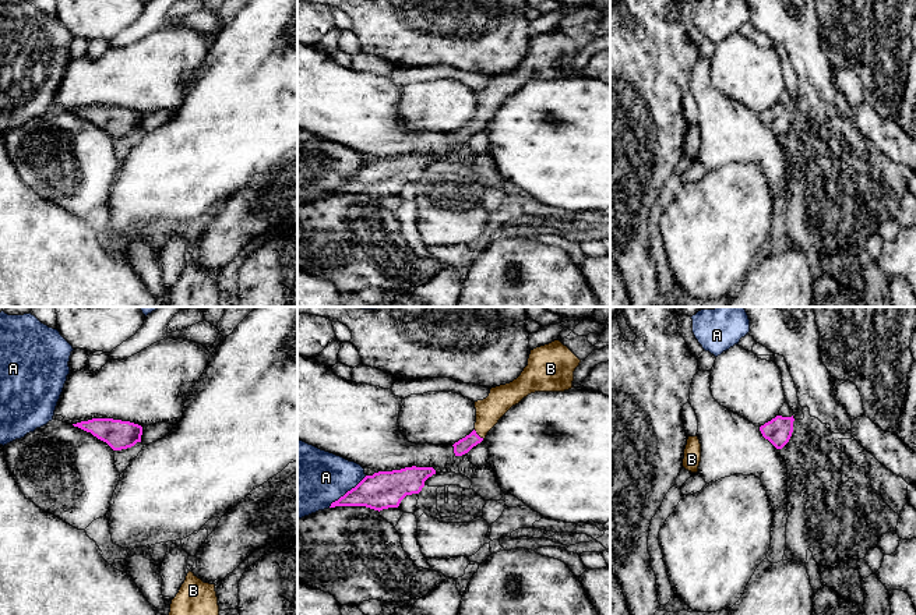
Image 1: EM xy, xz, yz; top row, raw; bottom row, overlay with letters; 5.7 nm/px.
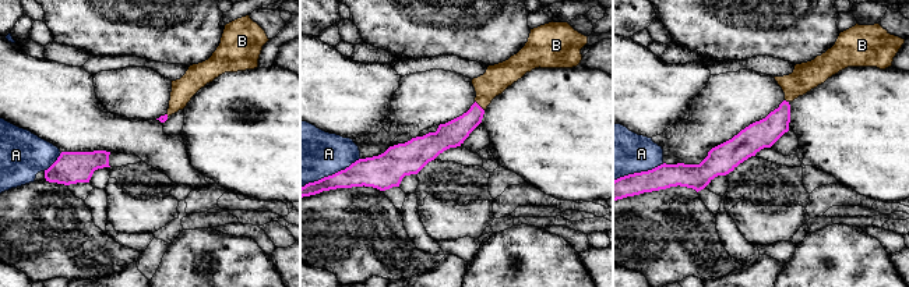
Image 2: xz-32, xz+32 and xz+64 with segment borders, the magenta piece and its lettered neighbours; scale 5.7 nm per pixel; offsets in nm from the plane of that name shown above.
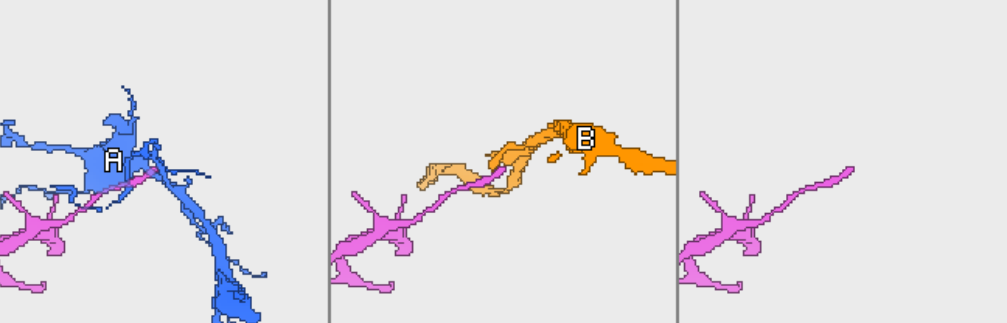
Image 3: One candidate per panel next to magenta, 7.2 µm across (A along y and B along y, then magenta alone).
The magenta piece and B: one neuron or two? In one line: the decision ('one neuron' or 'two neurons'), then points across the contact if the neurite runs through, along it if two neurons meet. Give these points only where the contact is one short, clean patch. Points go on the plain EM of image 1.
one neuron | across xz (464, 133), (478, 123), (488, 101), (500, 87)

